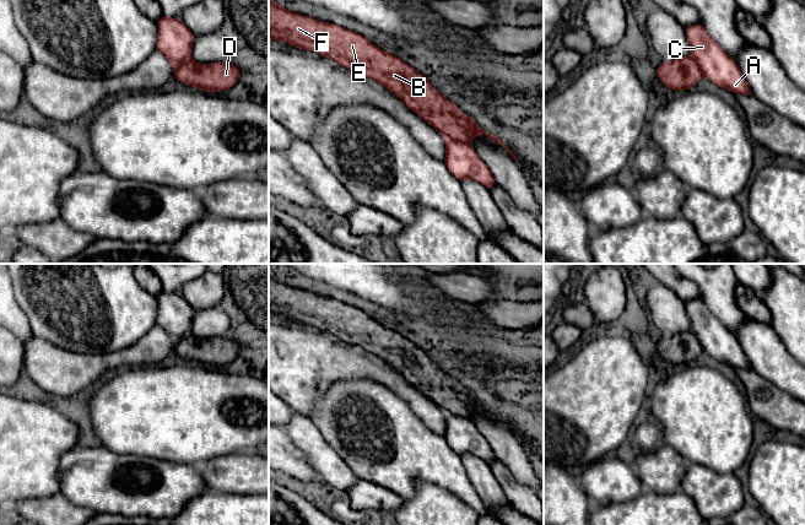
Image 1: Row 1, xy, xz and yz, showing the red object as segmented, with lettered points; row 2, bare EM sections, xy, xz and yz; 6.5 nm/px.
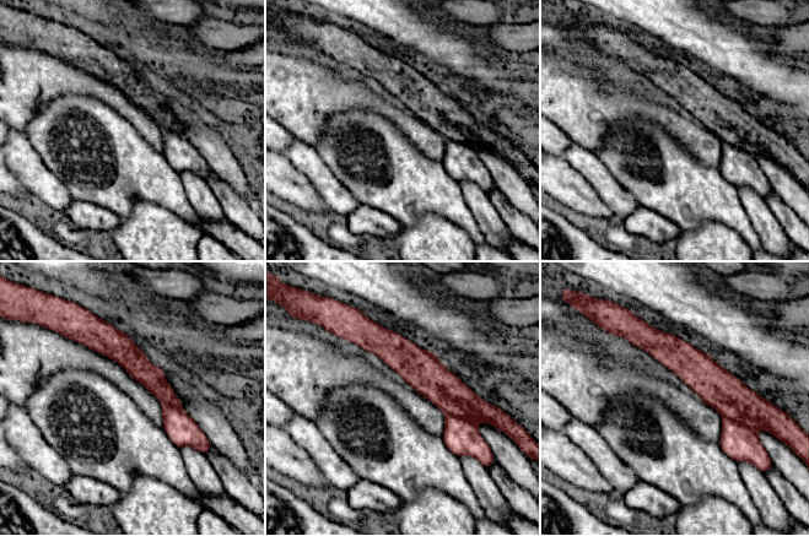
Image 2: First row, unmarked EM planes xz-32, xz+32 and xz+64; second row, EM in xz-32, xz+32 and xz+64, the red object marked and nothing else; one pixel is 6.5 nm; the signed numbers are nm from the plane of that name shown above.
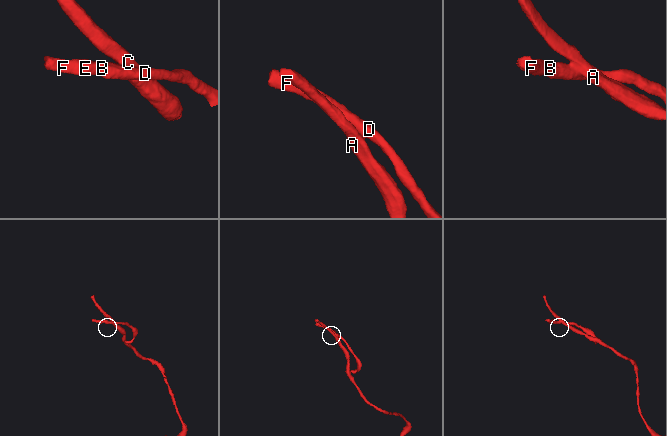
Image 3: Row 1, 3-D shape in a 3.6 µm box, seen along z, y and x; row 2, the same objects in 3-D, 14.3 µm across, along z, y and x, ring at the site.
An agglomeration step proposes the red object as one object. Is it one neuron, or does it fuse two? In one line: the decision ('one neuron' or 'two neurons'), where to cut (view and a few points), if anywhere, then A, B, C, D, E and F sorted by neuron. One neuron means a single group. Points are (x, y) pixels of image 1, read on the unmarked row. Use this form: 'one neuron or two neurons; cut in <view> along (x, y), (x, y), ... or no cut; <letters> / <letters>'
two neurons; cut in xz along (444, 411), (469, 418); A C / B D E F

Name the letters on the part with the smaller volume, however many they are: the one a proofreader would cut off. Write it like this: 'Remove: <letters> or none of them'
Remove: B, D, E, F

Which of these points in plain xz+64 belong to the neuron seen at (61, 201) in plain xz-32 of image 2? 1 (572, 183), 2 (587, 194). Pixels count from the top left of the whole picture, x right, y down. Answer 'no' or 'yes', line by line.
1: no
2: no

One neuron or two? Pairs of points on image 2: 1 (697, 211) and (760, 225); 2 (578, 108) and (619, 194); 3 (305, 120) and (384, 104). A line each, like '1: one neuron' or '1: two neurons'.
1: two neurons
2: two neurons
3: one neuron

